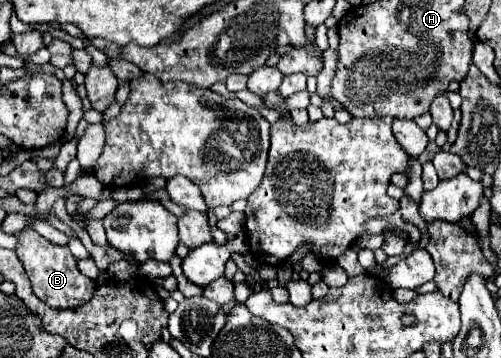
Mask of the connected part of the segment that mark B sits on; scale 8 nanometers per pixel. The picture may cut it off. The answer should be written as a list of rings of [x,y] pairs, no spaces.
[[[24,228],[22,232],[16,234],[16,238],[18,238],[16,254],[22,260],[26,274],[32,282],[32,290],[40,300],[48,302],[52,308],[74,308],[92,298],[96,290],[96,282],[78,270],[76,266],[78,260],[72,256],[68,246],[52,244],[50,240],[40,236],[34,228]]]

